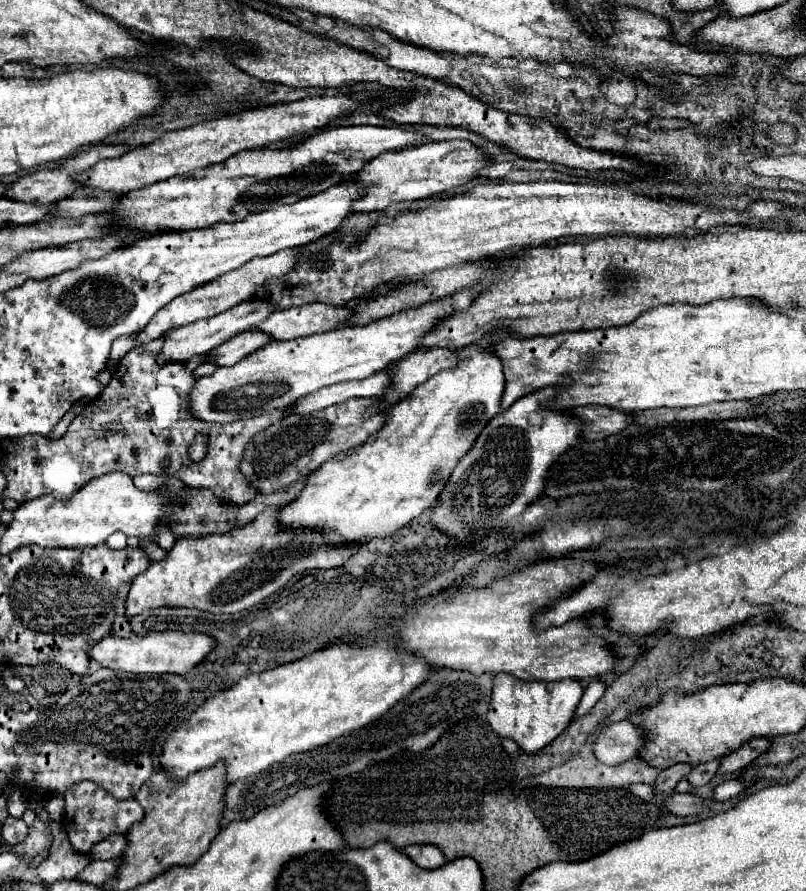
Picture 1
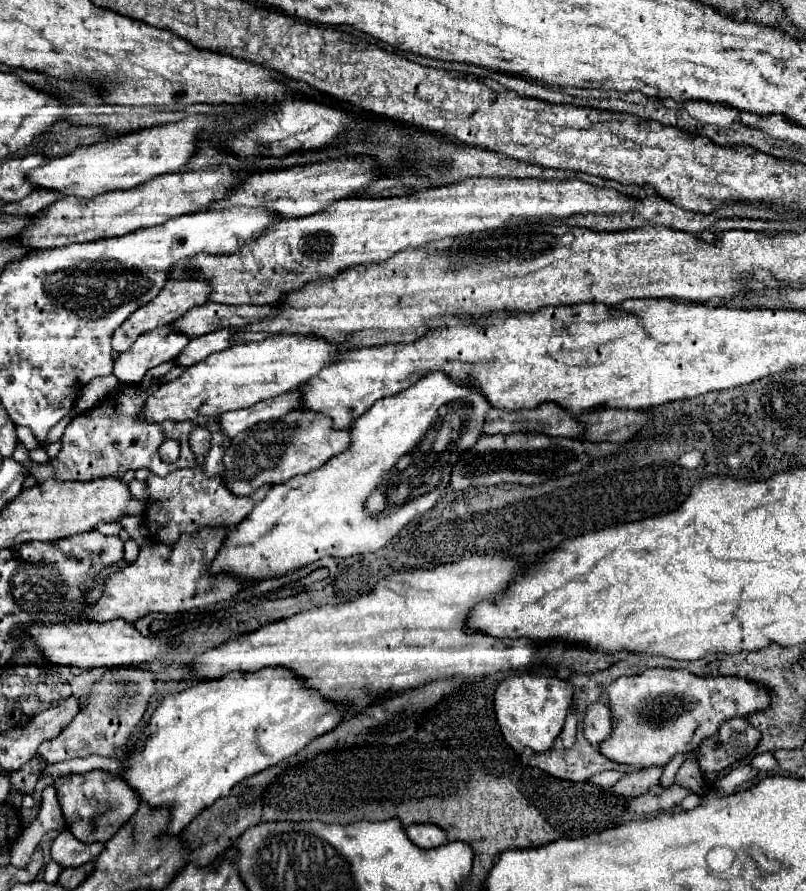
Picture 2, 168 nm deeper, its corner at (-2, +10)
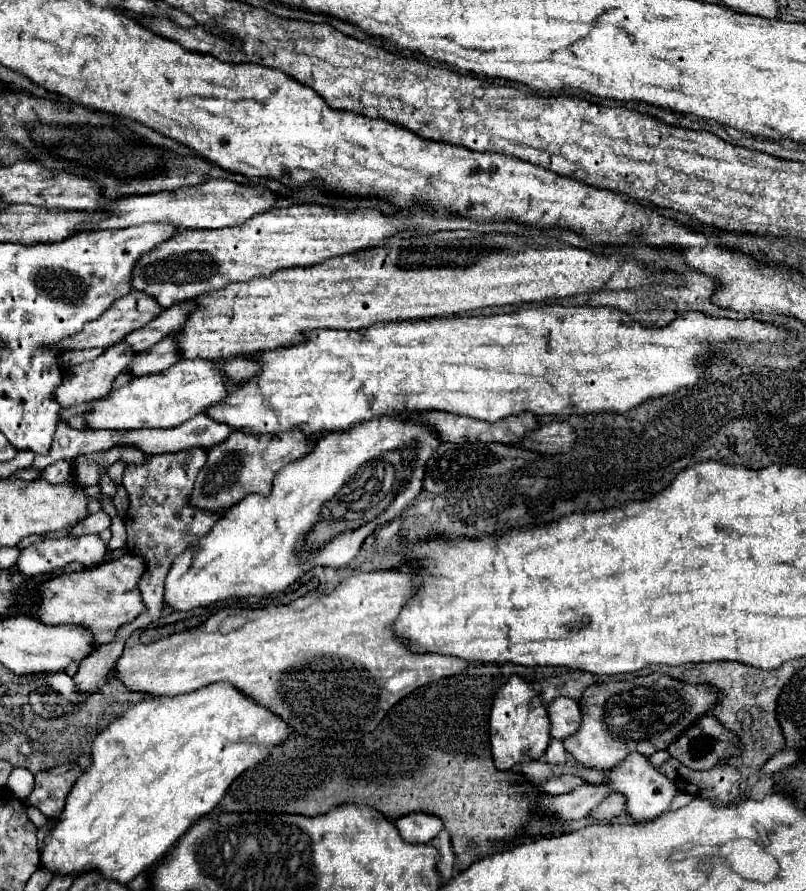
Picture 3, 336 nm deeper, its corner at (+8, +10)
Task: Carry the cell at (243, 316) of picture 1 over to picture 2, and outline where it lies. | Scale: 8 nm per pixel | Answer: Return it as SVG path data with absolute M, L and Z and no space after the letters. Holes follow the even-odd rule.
M158 326L142 334L134 346L130 346L130 350L118 354L112 374L118 378L118 382L138 384L150 368L176 358L188 342L188 336L174 332L170 326Z

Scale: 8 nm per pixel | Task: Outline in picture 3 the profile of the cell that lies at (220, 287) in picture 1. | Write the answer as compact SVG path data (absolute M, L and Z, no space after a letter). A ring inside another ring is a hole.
M132 290L132 294L120 298L120 302L116 302L116 306L112 306L112 310L108 310L108 314L102 314L102 318L98 318L96 322L88 322L88 326L84 326L84 330L80 334L74 334L72 338L68 338L68 342L64 342L64 350L84 350L84 348L110 348L116 342L120 342L124 338L124 334L130 334L132 330L138 330L142 326L146 326L150 320L154 320L156 316L162 314L162 306L156 302L156 298L152 298L150 294L144 294L140 290Z

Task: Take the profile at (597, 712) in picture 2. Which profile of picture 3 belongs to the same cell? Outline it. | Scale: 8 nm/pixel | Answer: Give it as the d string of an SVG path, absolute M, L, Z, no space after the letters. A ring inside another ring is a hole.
M556 698L548 706L548 714L550 714L550 724L552 724L552 738L564 740L576 734L576 730L580 728L582 712L580 712L578 700L574 698Z

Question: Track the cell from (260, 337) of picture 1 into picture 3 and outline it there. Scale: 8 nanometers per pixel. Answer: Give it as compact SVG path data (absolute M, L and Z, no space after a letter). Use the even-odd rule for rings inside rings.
M164 338L164 342L158 342L152 350L140 352L128 372L134 372L134 376L156 374L168 370L176 362L180 362L180 346L174 338Z

